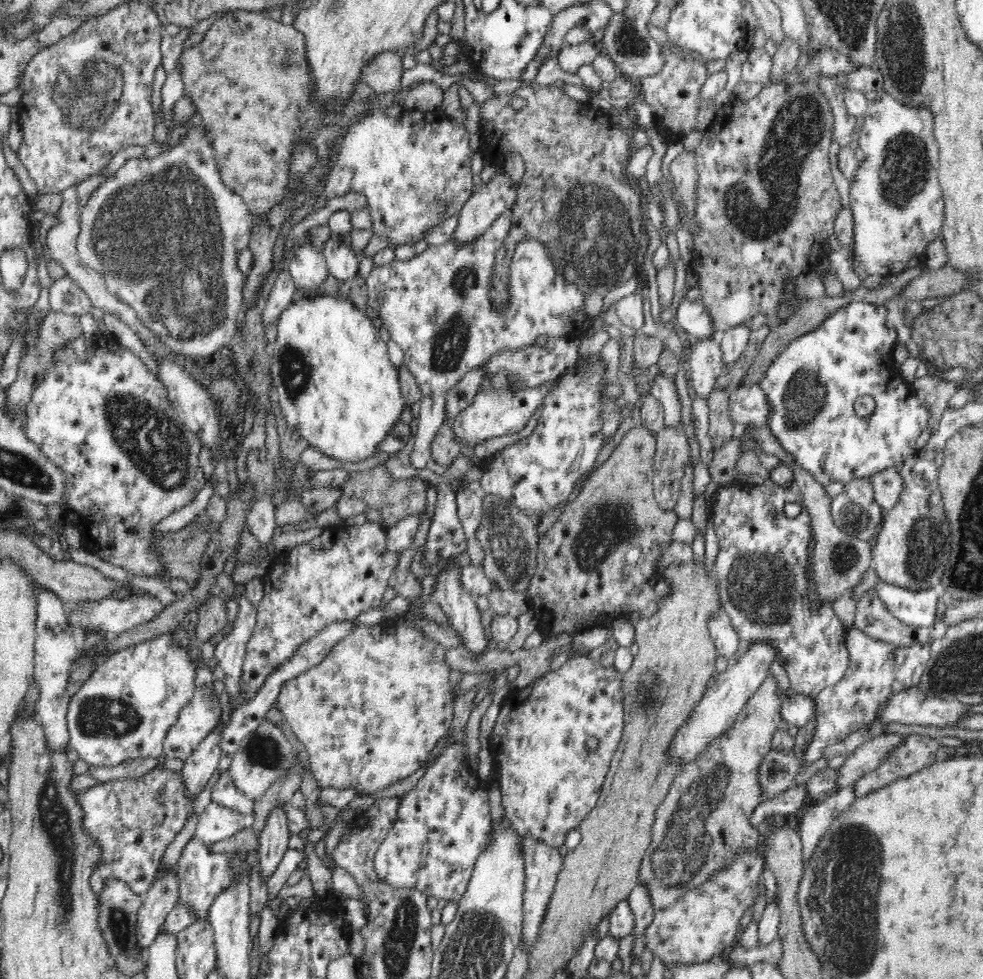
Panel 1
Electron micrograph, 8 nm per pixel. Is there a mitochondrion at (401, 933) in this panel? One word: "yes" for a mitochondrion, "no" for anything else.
yes

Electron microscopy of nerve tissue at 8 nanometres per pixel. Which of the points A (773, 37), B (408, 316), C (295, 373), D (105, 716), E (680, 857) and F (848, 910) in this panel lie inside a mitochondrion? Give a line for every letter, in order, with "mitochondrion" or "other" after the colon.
A: other
B: other
C: mitochondrion
D: mitochondrion
E: mitochondrion
F: mitochondrion

